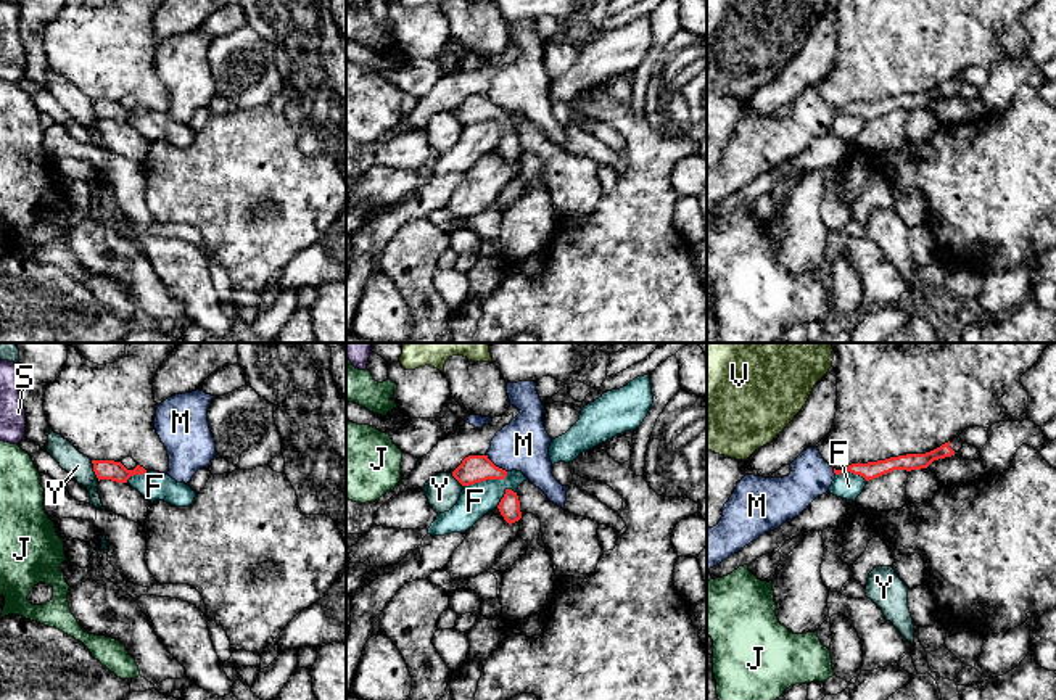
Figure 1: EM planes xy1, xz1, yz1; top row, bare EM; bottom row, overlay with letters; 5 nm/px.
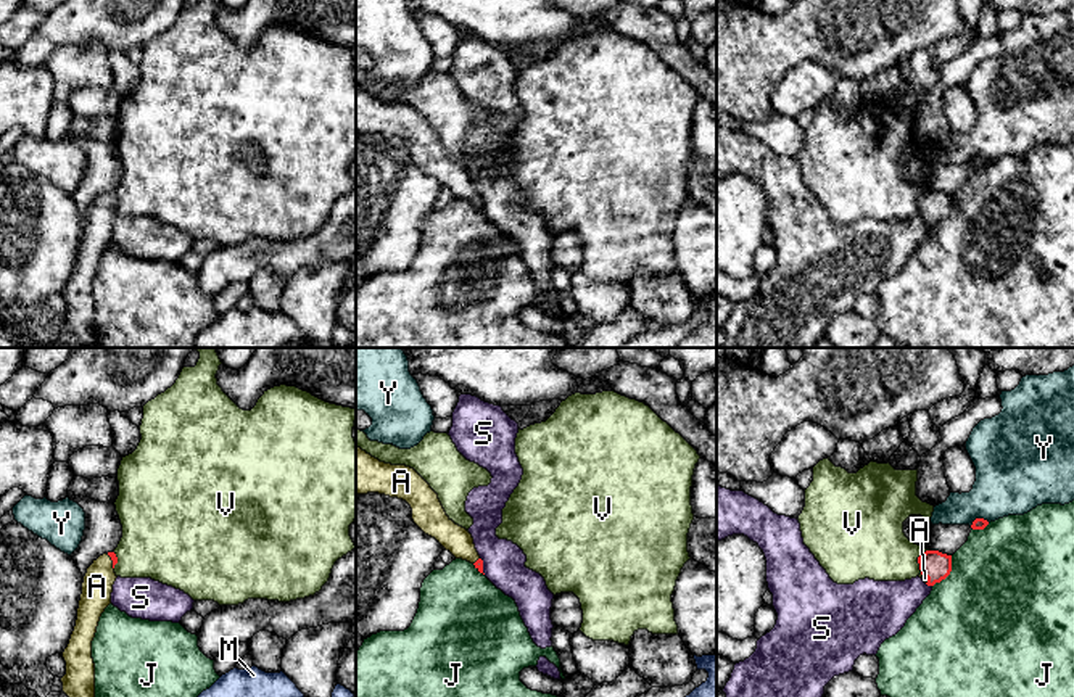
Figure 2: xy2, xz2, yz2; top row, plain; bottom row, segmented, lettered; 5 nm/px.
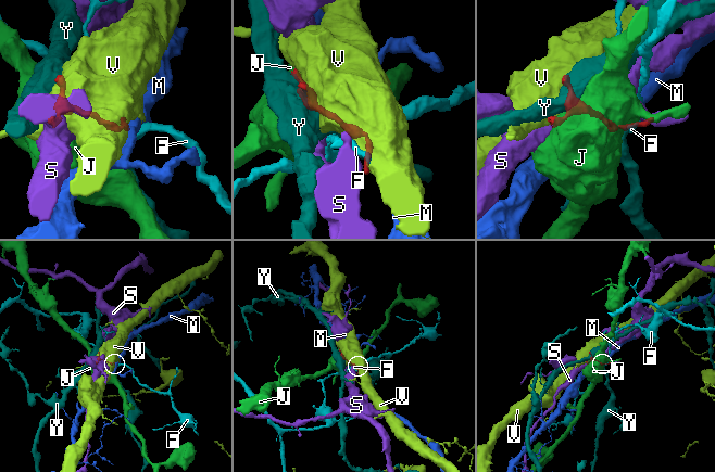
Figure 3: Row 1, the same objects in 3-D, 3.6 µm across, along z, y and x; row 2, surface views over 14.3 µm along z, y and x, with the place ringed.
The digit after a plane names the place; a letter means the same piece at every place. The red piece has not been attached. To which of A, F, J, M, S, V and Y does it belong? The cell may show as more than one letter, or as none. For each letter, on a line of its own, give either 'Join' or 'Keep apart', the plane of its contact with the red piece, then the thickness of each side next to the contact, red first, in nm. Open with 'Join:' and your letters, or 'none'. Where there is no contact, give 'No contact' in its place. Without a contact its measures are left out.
Join: A
A: Join. Touches red in xy2. Thickness 30 nm (red) against 150 nm
F: Keep apart. Touches red in xz1. Thickness 140 nm (red) against 160 nm
J: Keep apart. Touches red in yz2. Thickness 150 nm (red) against 500 nm
M: Keep apart. Touches red in xz1. Thickness 140 nm (red) against 260 nm
S: Keep apart. Touches red in yz2. Thickness 150 nm (red) against 260 nm
V: Keep apart. Touches red in yz2. Thickness 150 nm (red) against 340 nm
Y: Keep apart. Touches red in xy1. Thickness 100 nm (red) against 120 nm

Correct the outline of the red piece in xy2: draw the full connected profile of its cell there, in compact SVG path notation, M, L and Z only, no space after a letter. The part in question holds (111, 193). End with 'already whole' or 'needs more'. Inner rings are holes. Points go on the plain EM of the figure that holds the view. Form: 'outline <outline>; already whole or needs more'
outline M114 192L100 195L87 208L77 248L77 259L69 283L63 291L66 314L61 317L63 332L76 348L95 343L95 303L92 298L92 280L101 253L111 243L113 224L116 221Z; needs more

